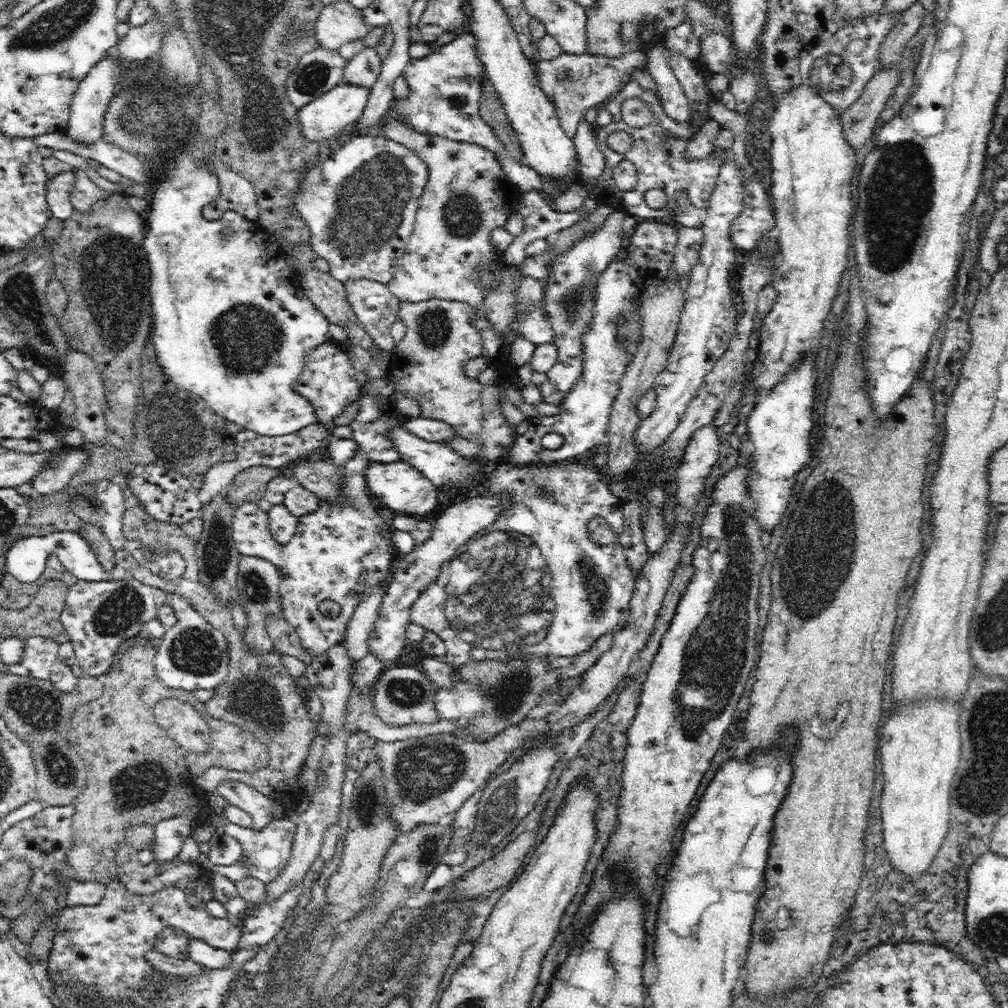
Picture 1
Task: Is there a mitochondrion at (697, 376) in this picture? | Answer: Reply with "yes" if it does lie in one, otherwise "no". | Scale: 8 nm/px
no

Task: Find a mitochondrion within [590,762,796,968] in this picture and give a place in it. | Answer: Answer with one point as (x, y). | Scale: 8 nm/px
(767, 934)

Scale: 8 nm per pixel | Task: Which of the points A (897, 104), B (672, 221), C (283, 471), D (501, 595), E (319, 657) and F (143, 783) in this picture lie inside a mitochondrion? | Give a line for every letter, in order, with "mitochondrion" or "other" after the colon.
A: other
B: other
C: other
D: mitochondrion
E: other
F: mitochondrion

